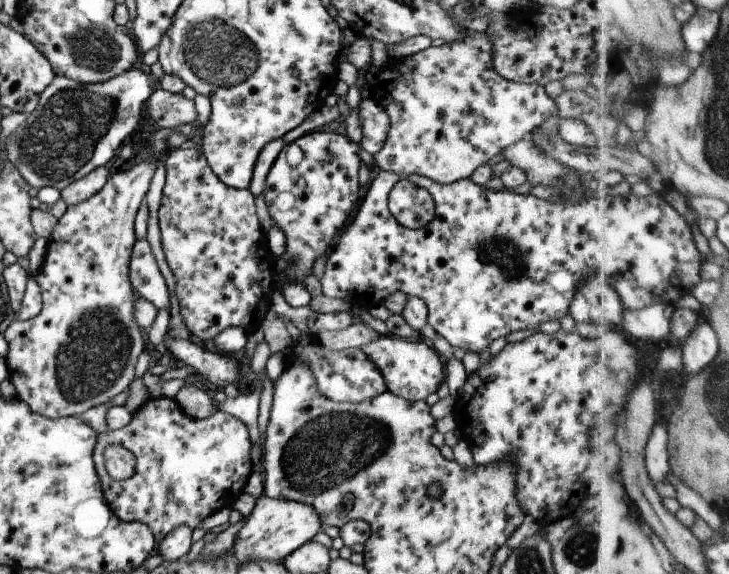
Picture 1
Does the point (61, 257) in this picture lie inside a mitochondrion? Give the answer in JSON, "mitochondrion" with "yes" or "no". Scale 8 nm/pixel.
{"mitochondrion":"no"}

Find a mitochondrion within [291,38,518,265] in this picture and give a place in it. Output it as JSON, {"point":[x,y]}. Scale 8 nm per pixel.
{"point":[331,156]}

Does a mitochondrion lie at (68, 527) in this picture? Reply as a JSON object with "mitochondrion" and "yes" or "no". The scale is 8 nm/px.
{"mitochondrion":"no"}

